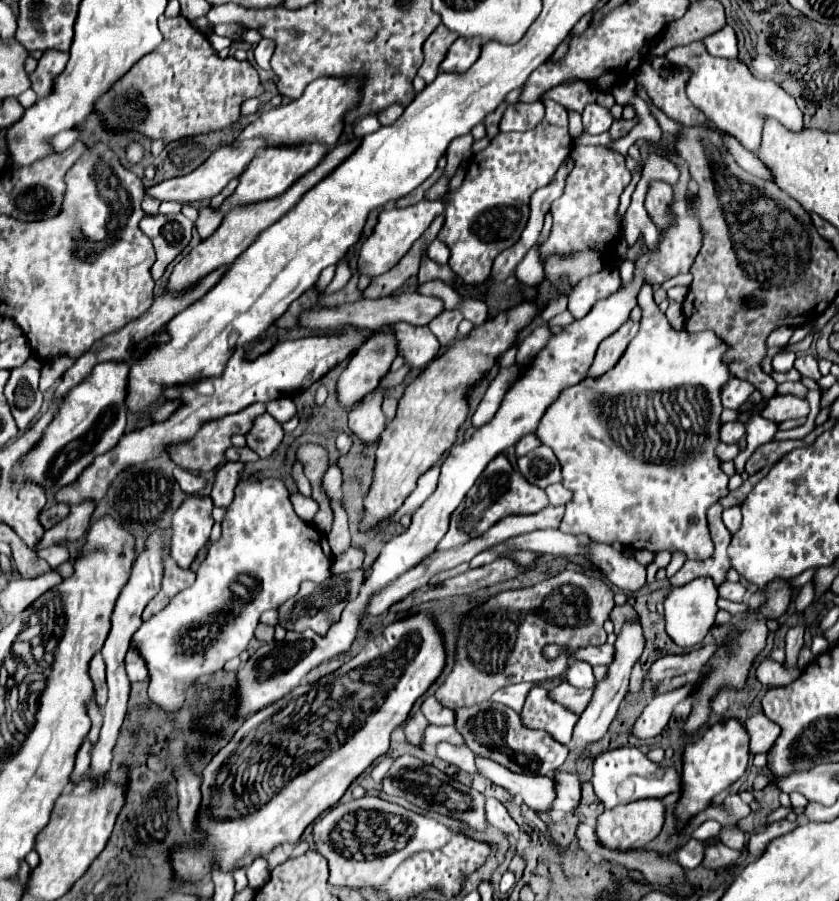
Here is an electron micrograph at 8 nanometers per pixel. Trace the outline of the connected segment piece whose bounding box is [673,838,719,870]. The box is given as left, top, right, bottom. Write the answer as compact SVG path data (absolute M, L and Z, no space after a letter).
M713 838L713 840L707 840L707 842L699 842L699 840L687 840L677 852L675 852L675 862L685 868L685 870L693 870L697 868L701 862L703 862L703 850L707 844L711 842L719 842L719 838Z

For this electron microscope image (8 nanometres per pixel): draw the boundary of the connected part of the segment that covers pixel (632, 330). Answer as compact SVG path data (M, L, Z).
M627 320L617 332L613 332L611 336L607 336L599 348L597 348L597 356L595 356L595 364L587 370L587 378L599 378L603 376L607 370L611 370L619 358L623 356L627 344L633 340L633 336L637 334L639 322L631 322Z

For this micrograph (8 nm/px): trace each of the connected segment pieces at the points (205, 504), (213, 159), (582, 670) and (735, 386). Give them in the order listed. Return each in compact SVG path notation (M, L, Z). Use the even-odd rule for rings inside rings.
M189 496L175 512L171 526L171 556L181 568L189 568L197 552L209 540L213 518L209 496Z
M233 140L231 144L221 146L219 150L215 150L197 170L193 170L187 176L179 176L179 178L171 178L165 180L153 188L147 188L147 194L157 198L157 200L171 200L171 202L181 202L181 204L189 204L189 202L197 202L197 200L207 200L217 196L233 178L239 178L241 172L249 166L249 162L253 160L253 156L257 152L261 152L265 148L263 140Z
M571 664L567 682L577 686L577 688L593 688L595 686L595 676L589 664Z
M731 378L729 382L725 382L725 384L721 386L721 390L719 390L723 408L737 410L737 408L751 396L753 390L755 390L755 387L750 382L738 378Z

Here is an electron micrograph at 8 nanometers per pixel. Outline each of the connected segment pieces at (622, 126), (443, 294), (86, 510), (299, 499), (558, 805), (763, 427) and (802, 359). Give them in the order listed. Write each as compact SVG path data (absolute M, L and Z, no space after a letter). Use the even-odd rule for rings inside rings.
M633 118L633 120L615 120L613 122L613 126L611 126L611 130L609 130L609 134L611 134L611 140L617 140L617 138L621 138L621 136L625 136L633 126L637 124L637 120Z
M431 280L431 282L425 282L419 286L421 294L423 292L433 292L433 296L441 298L443 304L445 304L445 310L453 310L453 286L441 282L441 280Z
M83 500L79 504L69 504L69 514L51 530L45 532L41 544L37 544L37 548L47 548L53 546L55 542L75 542L77 538L81 538L89 526L89 518L95 510L93 500Z
M291 492L289 498L291 498L291 504L293 504L295 514L299 514L301 520L311 522L311 514L317 514L317 504L315 504L315 500L313 500L313 498L305 498L305 496L301 496L299 492Z
M555 772L551 778L555 782L555 800L551 804L551 810L569 812L573 808L579 808L581 786L577 776L569 772Z
M759 412L751 414L751 418L745 424L745 448L743 448L741 454L737 454L737 458L733 458L735 474L741 474L745 462L755 452L755 448L761 446L761 444L771 442L775 432L777 432L777 424L773 424L771 420L765 420ZM753 420L761 420L761 422L753 422Z
M799 356L797 360L795 360L795 364L793 364L793 368L801 374L801 376L807 376L807 378L813 378L813 380L819 380L821 378L821 374L819 374L819 370L817 370L817 358L815 356Z

